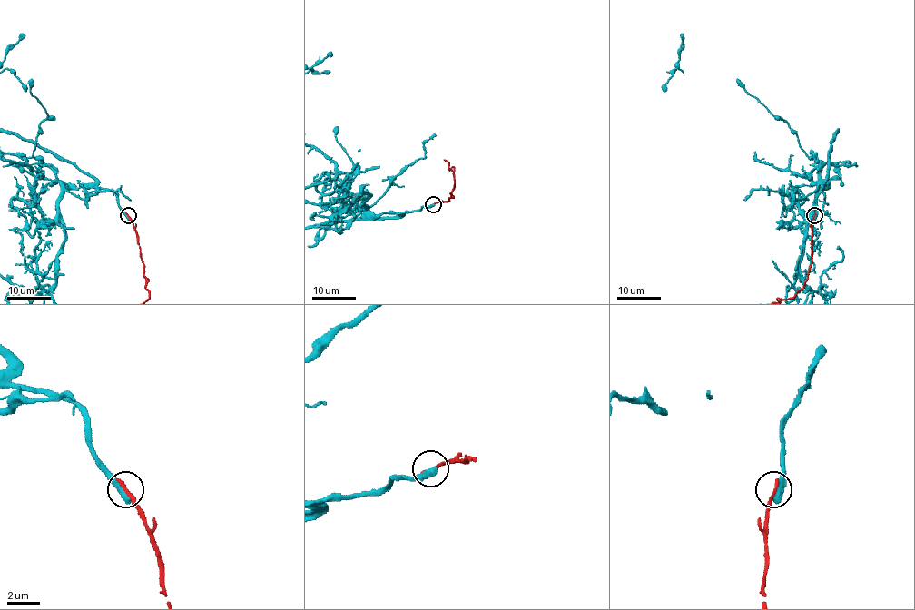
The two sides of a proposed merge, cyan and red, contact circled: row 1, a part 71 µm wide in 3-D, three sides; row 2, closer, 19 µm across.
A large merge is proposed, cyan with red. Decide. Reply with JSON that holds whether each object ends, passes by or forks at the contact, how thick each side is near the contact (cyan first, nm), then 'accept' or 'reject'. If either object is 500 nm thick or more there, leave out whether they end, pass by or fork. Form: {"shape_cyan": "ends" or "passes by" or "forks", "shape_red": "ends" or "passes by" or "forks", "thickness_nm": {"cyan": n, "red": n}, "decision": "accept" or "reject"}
{"thickness_nm": {"cyan": 550, "red": 240}, "decision": "reject"}

